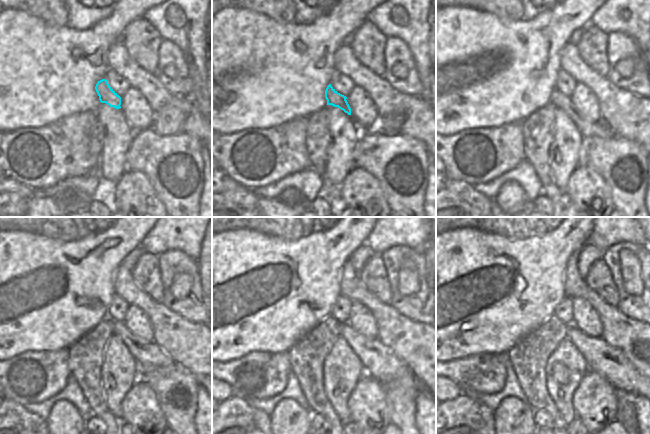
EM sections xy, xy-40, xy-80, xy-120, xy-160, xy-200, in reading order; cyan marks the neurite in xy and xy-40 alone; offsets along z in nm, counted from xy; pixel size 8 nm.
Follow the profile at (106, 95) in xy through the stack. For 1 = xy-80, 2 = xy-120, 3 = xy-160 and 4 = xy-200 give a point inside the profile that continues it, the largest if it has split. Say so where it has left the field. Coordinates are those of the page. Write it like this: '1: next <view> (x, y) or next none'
1: next xy-80 (587, 128)
2: next xy-120 (148, 354)
3: next xy-160 (379, 362)
4: next xy-200 (609, 361)

